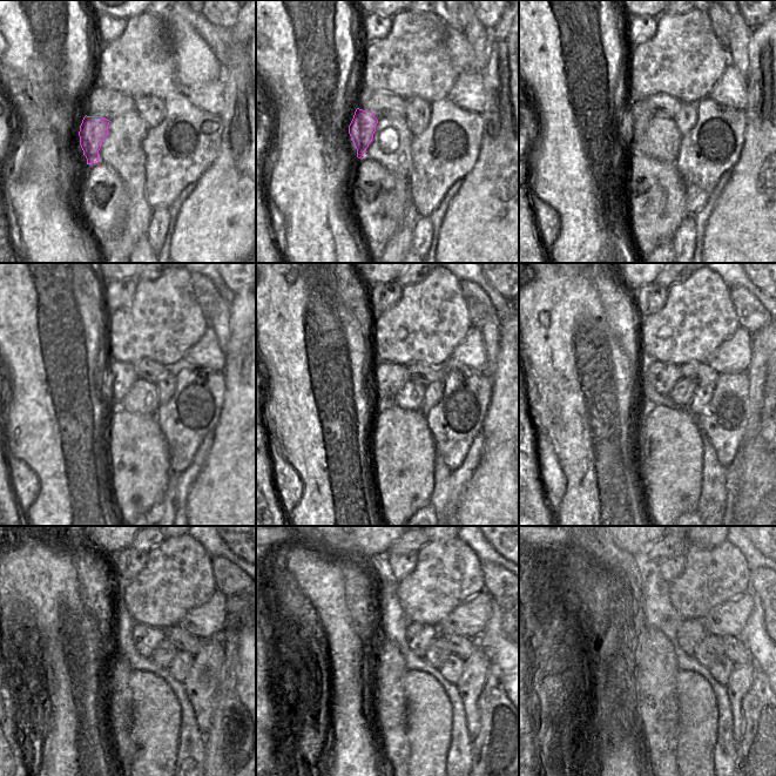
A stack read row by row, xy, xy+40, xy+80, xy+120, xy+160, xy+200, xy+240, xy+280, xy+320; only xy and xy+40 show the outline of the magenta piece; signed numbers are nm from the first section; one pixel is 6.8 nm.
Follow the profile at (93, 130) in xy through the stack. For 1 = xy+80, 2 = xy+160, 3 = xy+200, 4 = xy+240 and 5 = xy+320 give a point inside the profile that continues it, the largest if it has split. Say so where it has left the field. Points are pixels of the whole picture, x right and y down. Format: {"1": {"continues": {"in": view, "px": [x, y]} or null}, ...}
{"1": {"continues": {"in": "xy+80", "px": [636, 116]}}, "2": {"continues": {"in": "xy+160", "px": [388, 378]}}, "3": {"continues": {"in": "xy+200", "px": [662, 377]}}, "4": {"continues": {"in": "xy+240", "px": [146, 639]}}, "5": {"continues": {"in": "xy+320", "px": [692, 632]}}}

